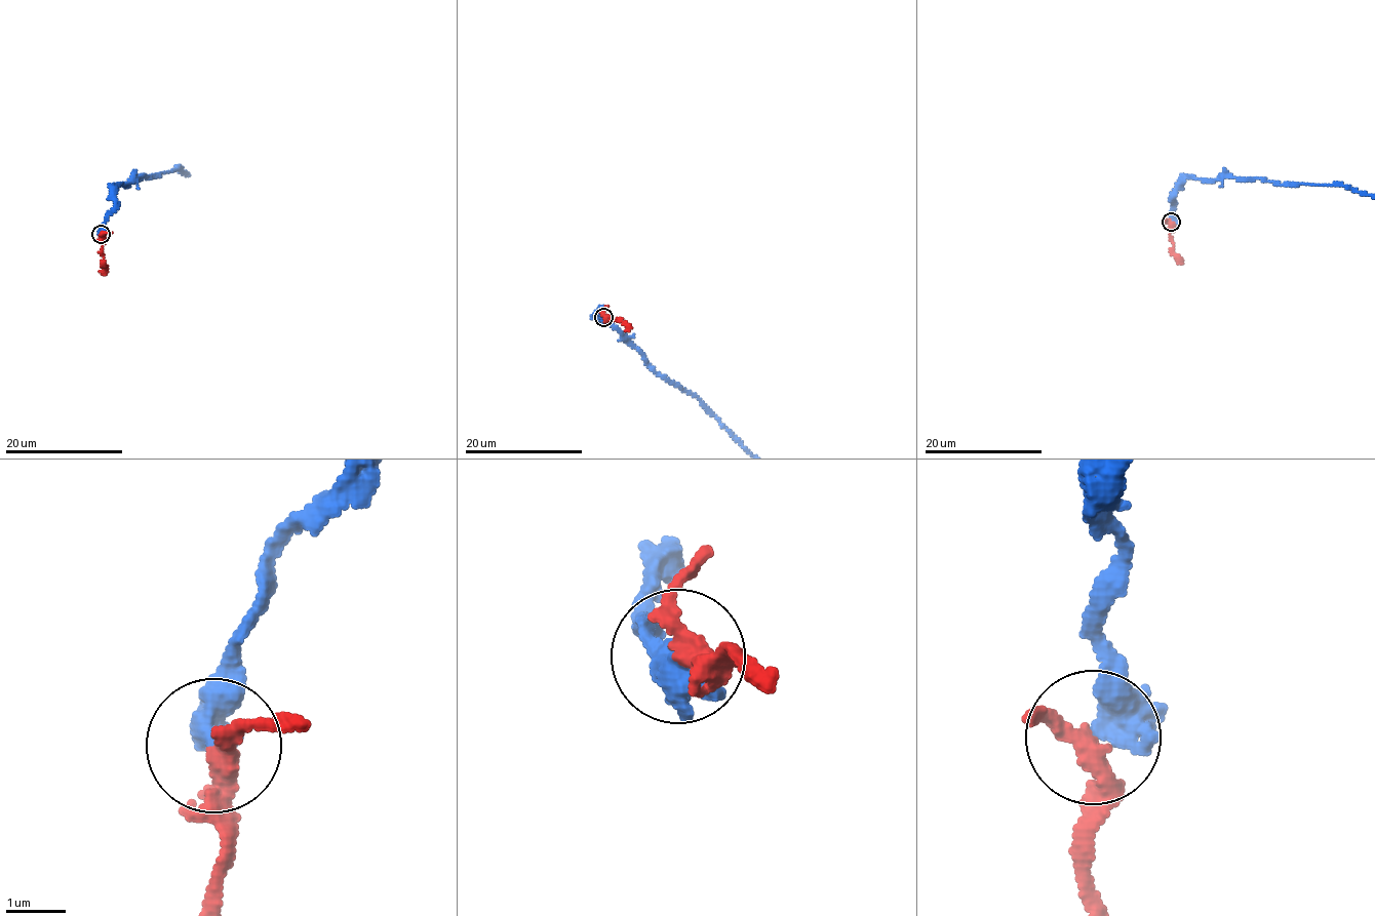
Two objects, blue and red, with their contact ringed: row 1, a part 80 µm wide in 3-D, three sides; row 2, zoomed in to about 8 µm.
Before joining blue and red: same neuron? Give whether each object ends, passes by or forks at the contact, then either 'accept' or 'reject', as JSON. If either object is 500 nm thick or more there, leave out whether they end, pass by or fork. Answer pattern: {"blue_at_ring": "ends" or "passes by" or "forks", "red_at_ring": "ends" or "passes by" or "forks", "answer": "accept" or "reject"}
{"blue_at_ring": "passes by", "red_at_ring": "passes by", "answer": "accept"}

